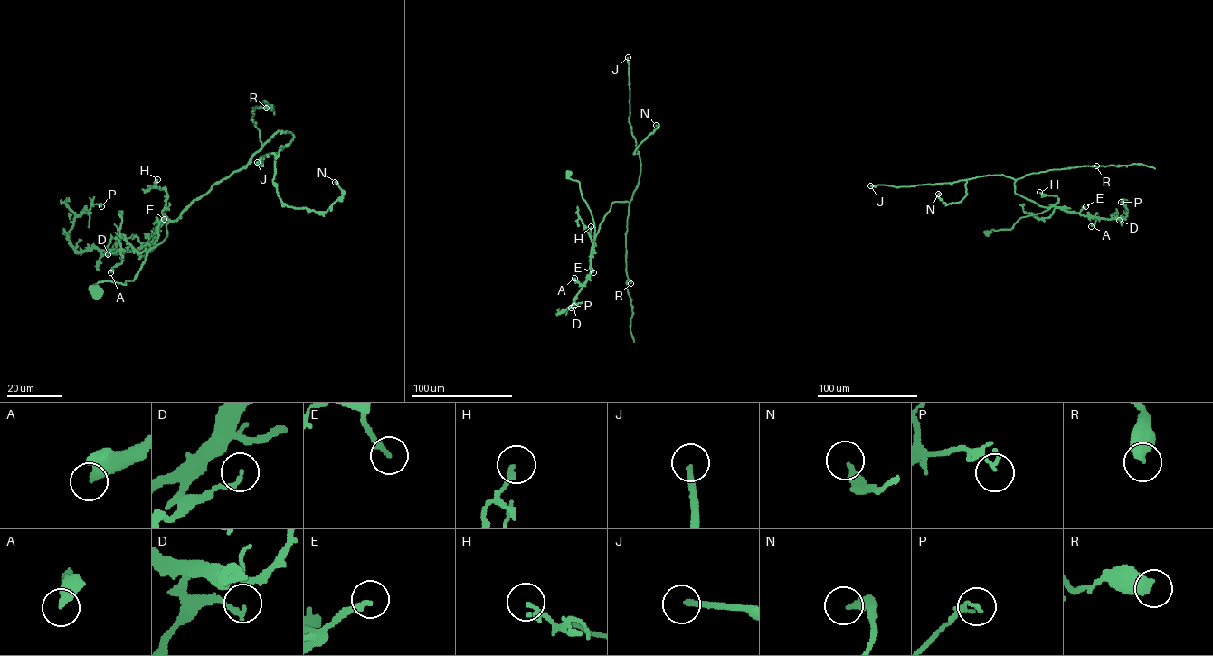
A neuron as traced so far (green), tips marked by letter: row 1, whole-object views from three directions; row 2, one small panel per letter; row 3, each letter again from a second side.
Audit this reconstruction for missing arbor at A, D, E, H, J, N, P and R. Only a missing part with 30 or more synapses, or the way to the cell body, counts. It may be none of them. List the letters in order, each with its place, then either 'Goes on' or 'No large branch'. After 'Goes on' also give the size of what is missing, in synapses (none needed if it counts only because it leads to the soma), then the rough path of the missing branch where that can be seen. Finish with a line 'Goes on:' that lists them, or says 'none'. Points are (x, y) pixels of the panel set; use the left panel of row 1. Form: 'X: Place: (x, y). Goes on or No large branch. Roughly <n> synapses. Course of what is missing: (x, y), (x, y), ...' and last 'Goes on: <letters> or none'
A: Place: (110, 272). No large branch
D: Place: (108, 254). No large branch
E: Place: (164, 219). No large branch
H: Place: (157, 179). No large branch
J: Place: (257, 162). Goes on. Roughly 90 synapses
N: Place: (335, 182). No large branch
P: Place: (101, 206). No large branch
R: Place: (266, 108). No large branch
Goes on: J

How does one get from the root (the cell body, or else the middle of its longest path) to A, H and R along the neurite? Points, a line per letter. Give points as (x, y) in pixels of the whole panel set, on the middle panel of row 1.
A: (568, 174), (568, 178), (580, 183), (582, 197), (591, 212), (595, 228), (590, 276), (581, 285), (574, 278)
H: (568, 174), (568, 178), (580, 183), (582, 197), (591, 212), (595, 228), (594, 245), (591, 226)
R: (568, 174), (568, 178), (580, 183), (593, 220), (595, 237), (611, 204), (630, 203), (626, 261), (630, 283)

